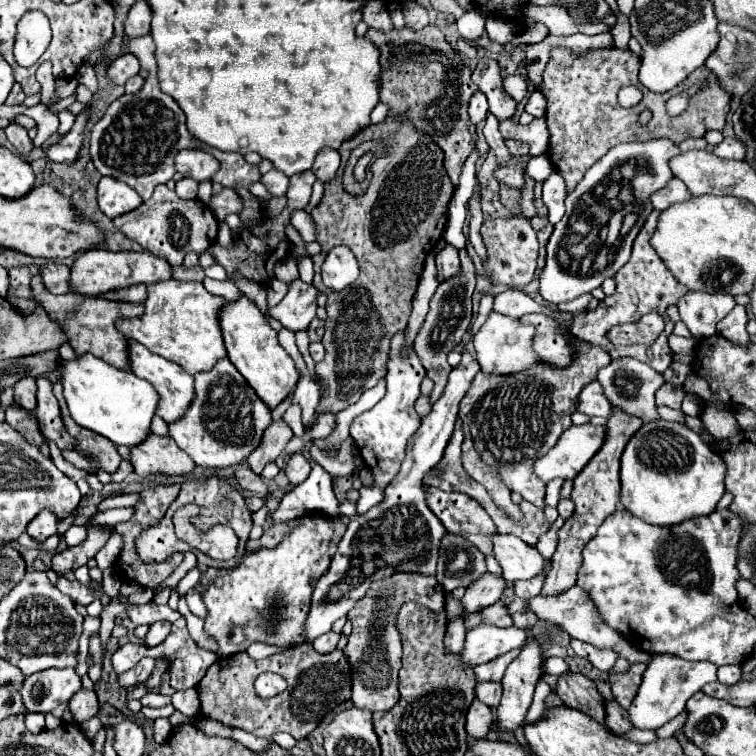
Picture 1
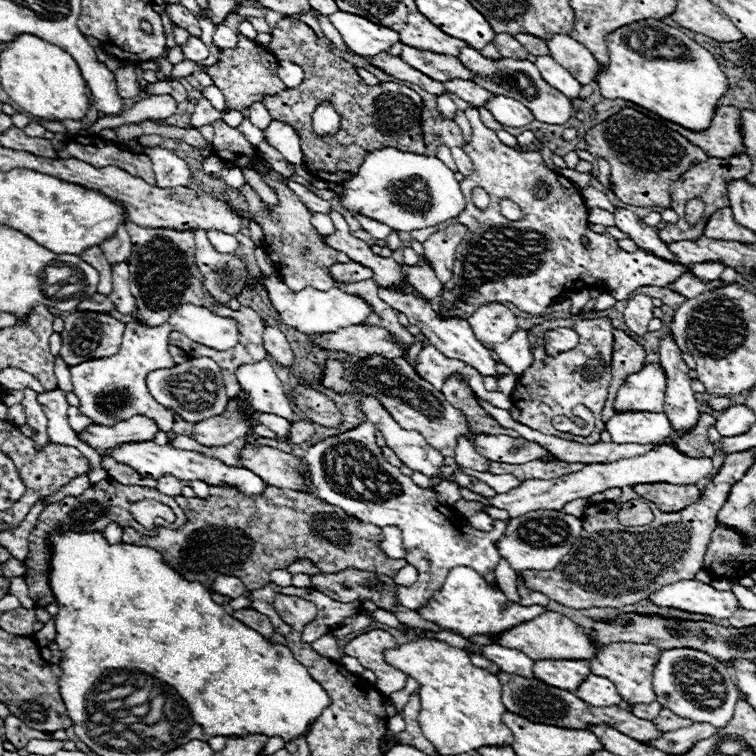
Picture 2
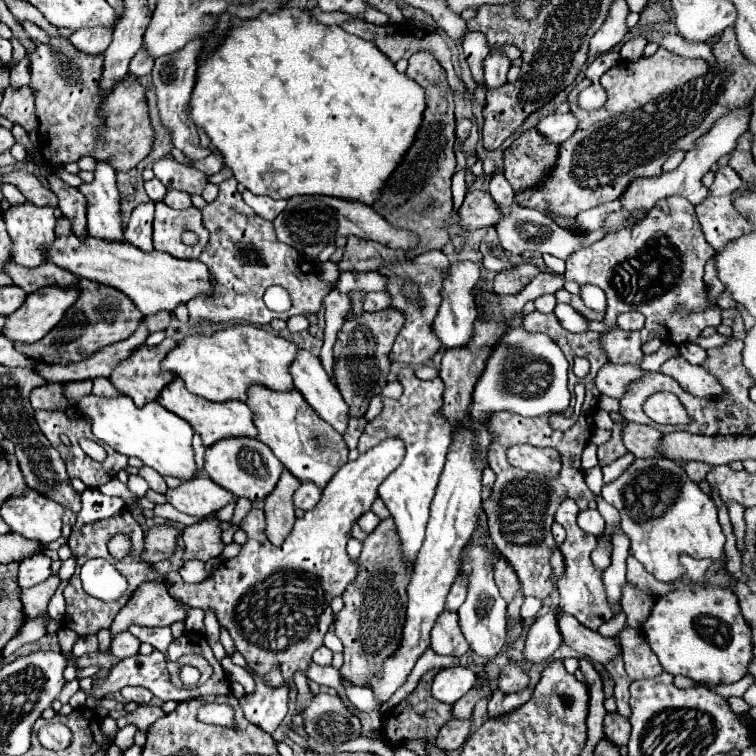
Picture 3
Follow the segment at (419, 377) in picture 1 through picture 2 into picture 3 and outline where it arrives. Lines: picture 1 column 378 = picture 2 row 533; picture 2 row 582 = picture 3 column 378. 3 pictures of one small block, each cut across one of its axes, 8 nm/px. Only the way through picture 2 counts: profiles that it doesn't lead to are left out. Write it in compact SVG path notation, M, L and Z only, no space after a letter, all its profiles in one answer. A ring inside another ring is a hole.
M402 366L402 370L398 372L398 378L404 388L404 394L398 400L384 398L384 410L374 420L368 422L366 430L360 436L358 452L364 454L366 450L370 450L372 446L376 446L380 440L388 436L396 436L406 442L404 462L390 474L390 478L386 478L380 484L378 496L382 498L382 502L392 514L392 520L400 538L402 562L412 564L422 546L426 520L430 514L430 500L434 498L438 478L446 462L448 424L442 416L444 382L440 378L418 380L410 366Z

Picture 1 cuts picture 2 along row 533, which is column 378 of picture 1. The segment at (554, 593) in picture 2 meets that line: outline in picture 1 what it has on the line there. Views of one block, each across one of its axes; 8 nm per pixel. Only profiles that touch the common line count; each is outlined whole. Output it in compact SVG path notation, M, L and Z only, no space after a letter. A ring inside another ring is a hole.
M392 574L380 582L374 582L366 596L348 612L352 620L352 634L344 654L352 666L352 702L356 708L368 712L386 712L396 706L398 692L398 666L400 666L400 634L394 626L394 616L398 608L410 600L420 606L430 608L432 612L444 610L444 588L436 578L426 578L420 574Z

